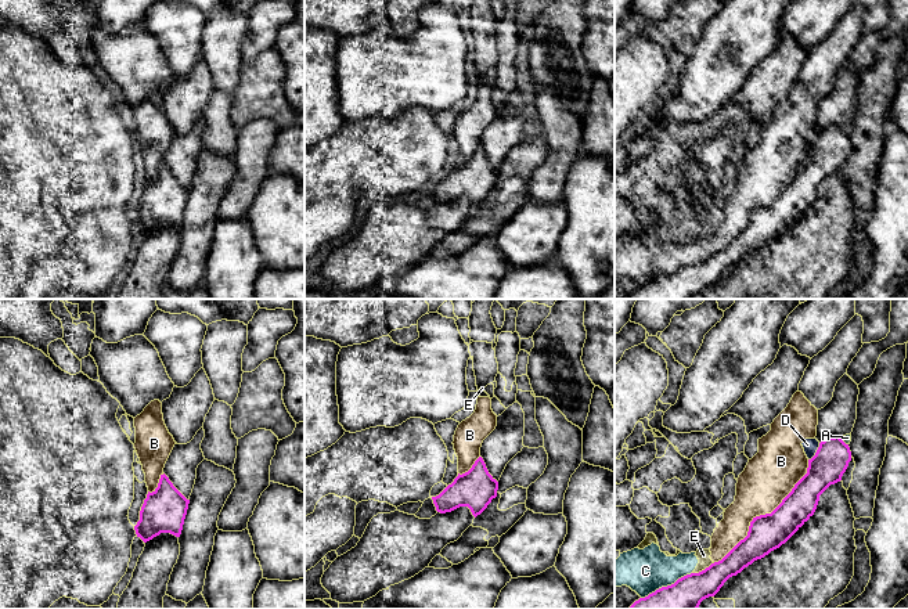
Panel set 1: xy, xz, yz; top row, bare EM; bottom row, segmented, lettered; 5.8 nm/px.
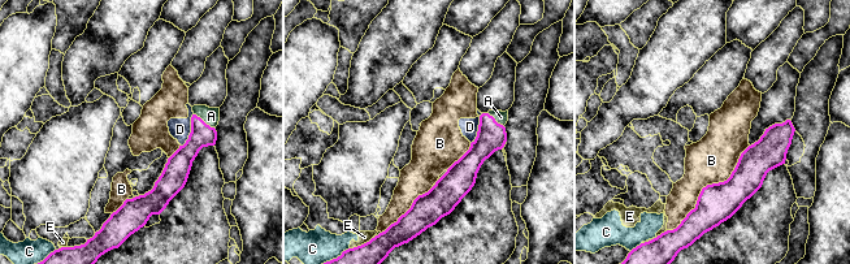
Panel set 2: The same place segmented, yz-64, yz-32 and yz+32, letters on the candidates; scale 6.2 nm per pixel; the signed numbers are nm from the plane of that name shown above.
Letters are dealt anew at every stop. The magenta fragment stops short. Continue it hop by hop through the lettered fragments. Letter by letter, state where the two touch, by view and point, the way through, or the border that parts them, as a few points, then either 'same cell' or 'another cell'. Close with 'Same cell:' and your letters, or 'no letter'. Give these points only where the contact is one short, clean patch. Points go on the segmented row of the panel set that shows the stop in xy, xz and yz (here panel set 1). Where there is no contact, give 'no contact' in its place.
A: meets magenta in yz at (843, 442); runs through yz (827, 467), (835, 450), (843, 442), (847, 438); same cell
B: meets magenta in yz at (766, 514); another cell
C: meets magenta in yz at (667, 586); another cell
D: meets magenta in yz at (817, 451); border along yz (820, 443), (809, 460); another cell
E: meets magenta in yz at (705, 569); border along yz (714, 562), (692, 573); another cell
Same cell: A

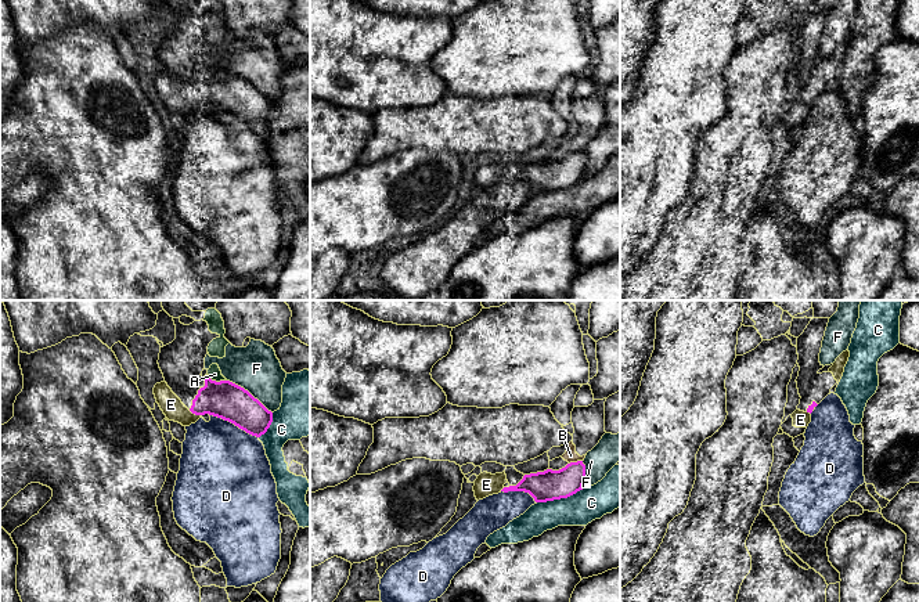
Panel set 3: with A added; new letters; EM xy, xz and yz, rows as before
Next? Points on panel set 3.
A: meets magenta in xy at (215, 381); border along xy (208, 374), (212, 379), (226, 381); another cell
B: meets magenta in xz at (575, 462); border along xz (581, 460), (569, 464); another cell
C: meets magenta in xz at (559, 498); another cell
D: meets magenta in xy at (234, 424); another cell
E: meets magenta in xy at (194, 413); same cell
F: meets magenta in xy at (248, 392); another cell
Same cell: E

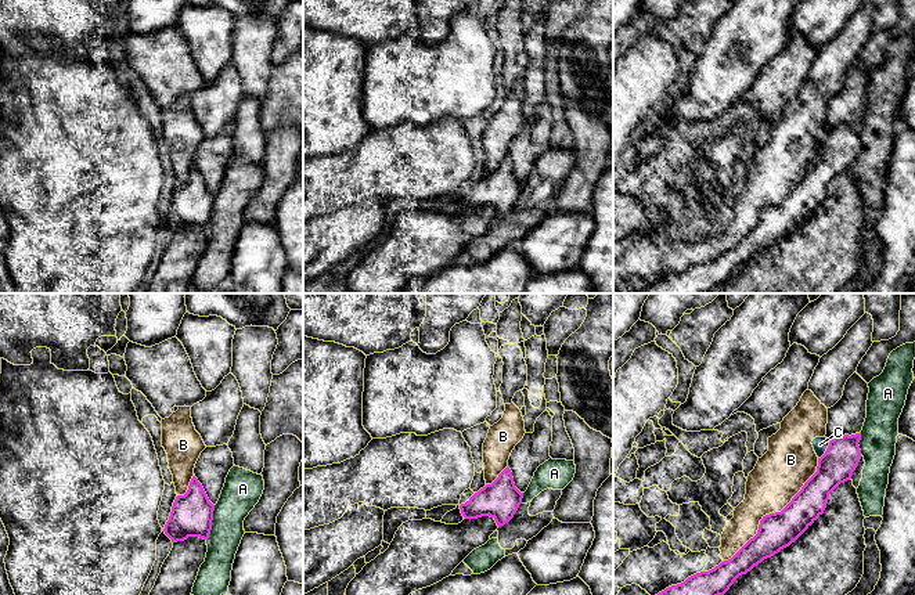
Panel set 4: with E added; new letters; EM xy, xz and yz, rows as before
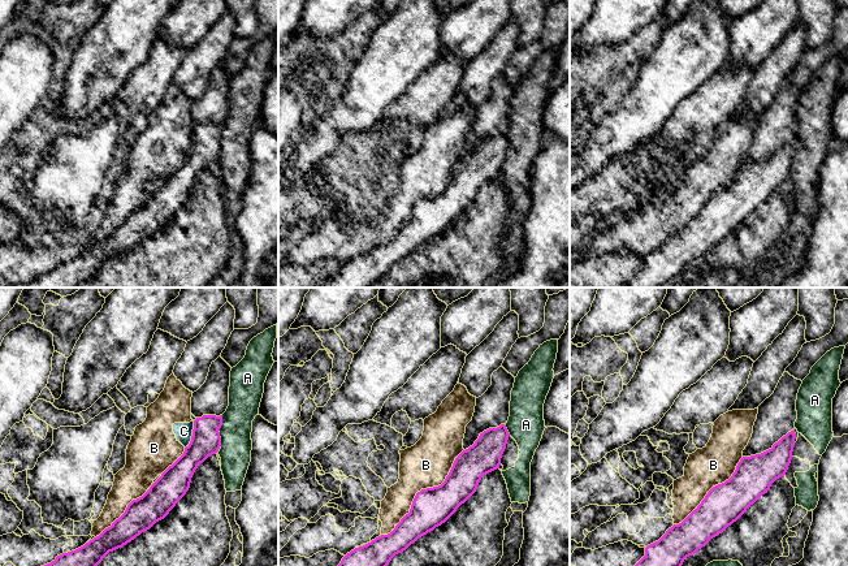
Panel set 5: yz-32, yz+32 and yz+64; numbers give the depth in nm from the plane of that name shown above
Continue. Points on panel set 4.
A: meets magenta in xy at (211, 523); another cell
B: meets magenta in yz at (775, 512); another cell
C: meets magenta in yz at (827, 450); border along yz (829, 442), (818, 458); another cell
Same cell: no letter

